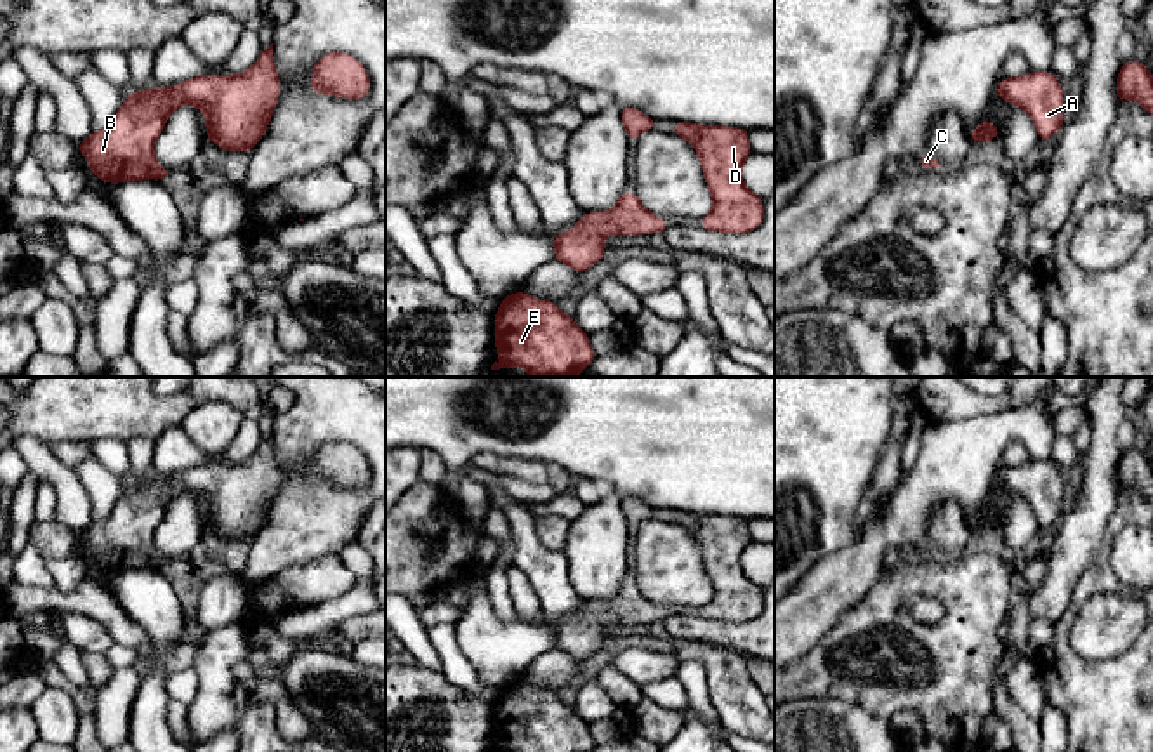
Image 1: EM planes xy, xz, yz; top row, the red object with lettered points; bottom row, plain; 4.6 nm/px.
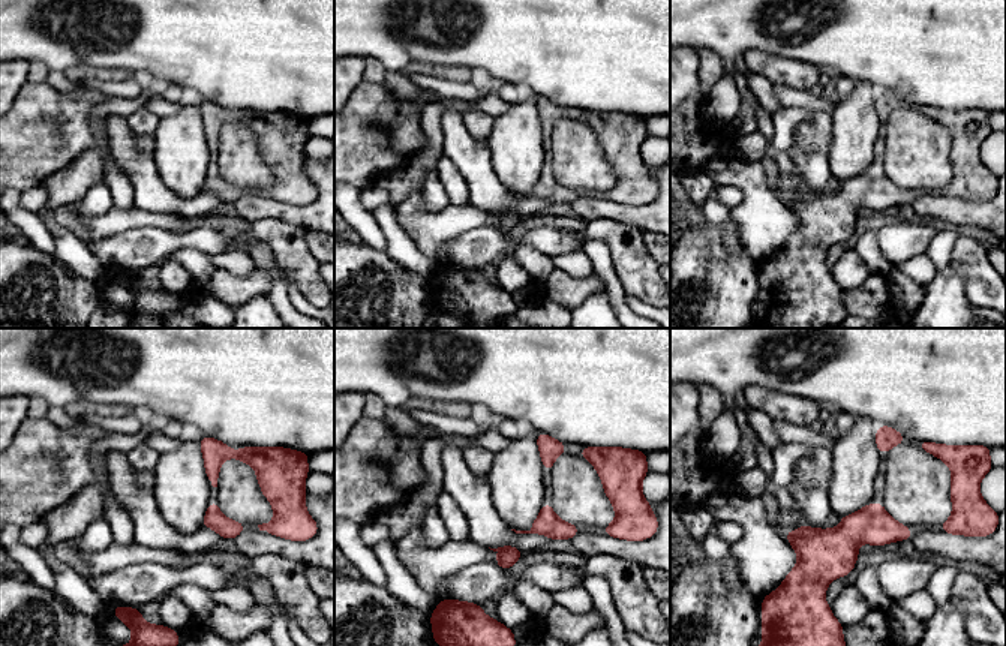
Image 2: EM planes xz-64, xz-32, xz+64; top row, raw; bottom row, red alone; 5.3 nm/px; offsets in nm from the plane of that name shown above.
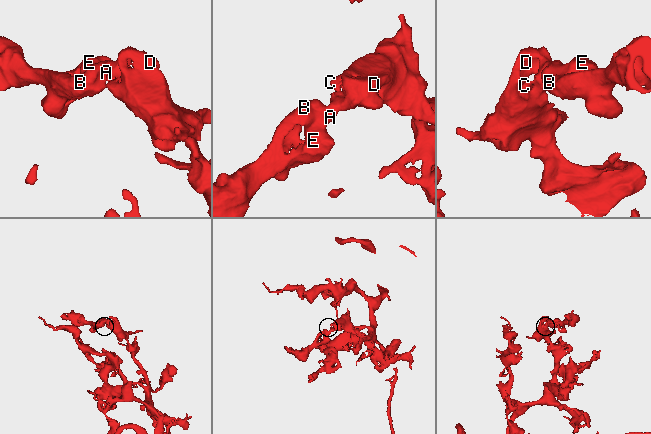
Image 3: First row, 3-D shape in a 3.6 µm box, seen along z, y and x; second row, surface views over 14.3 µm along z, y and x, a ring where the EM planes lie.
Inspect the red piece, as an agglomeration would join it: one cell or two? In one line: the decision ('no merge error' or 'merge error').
no merge error

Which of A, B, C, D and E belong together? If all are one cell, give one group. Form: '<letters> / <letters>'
A B C D E

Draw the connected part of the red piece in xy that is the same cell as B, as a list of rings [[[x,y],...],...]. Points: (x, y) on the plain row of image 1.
[[[271,432],[245,462],[203,464],[128,483],[113,512],[102,521],[92,519],[76,542],[83,542],[90,561],[109,573],[170,568],[172,563],[155,549],[155,533],[168,504],[189,493],[203,500],[207,528],[227,542],[248,544],[267,519],[281,476]]]

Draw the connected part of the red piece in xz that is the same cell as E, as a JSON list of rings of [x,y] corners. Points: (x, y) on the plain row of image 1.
[[[526,681],[509,683],[493,705],[495,738],[504,752],[592,752],[596,742],[557,693]]]

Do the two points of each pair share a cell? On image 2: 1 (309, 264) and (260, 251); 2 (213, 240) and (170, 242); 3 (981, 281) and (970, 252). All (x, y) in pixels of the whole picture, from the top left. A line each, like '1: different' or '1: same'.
1: different
2: same
3: same

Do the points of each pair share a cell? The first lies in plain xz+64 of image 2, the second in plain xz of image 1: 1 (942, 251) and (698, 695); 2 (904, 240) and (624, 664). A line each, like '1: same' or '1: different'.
1: same
2: same

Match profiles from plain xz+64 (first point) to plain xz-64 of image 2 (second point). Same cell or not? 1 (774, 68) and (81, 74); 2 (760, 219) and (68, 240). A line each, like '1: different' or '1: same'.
1: same
2: different

